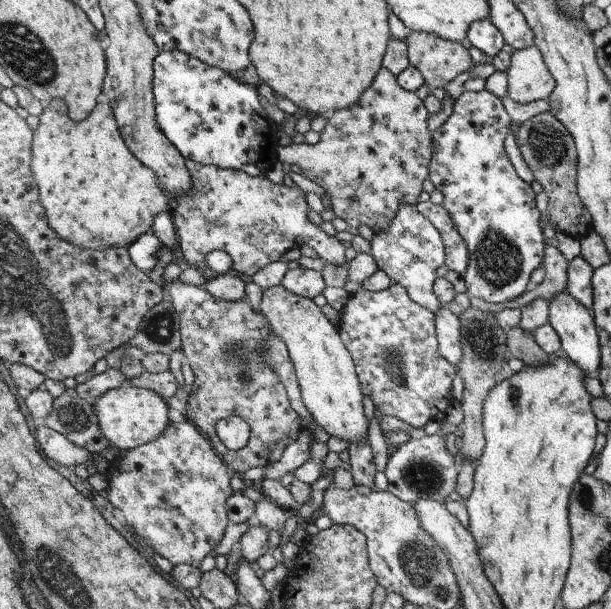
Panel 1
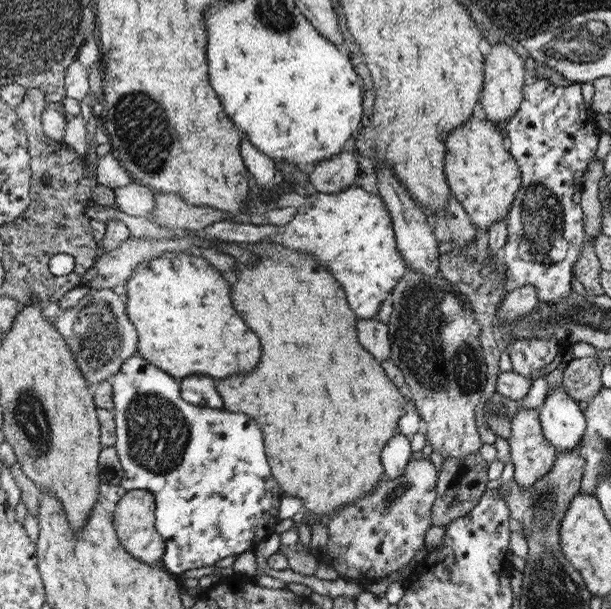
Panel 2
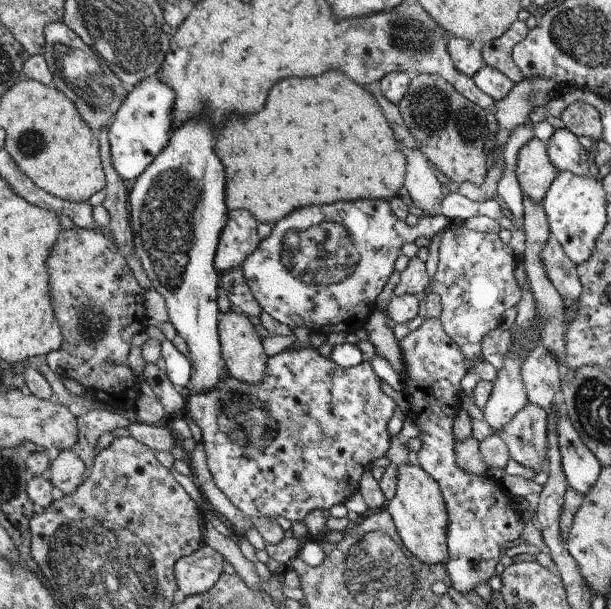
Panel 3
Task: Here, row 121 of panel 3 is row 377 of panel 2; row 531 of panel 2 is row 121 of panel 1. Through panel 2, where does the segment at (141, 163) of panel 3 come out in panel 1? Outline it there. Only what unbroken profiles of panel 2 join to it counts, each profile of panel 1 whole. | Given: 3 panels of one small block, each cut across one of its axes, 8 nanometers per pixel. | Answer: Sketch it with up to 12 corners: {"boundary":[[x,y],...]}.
{"boundary":[[159,51],[160,128],[187,161],[266,176],[285,139],[257,88]]}

